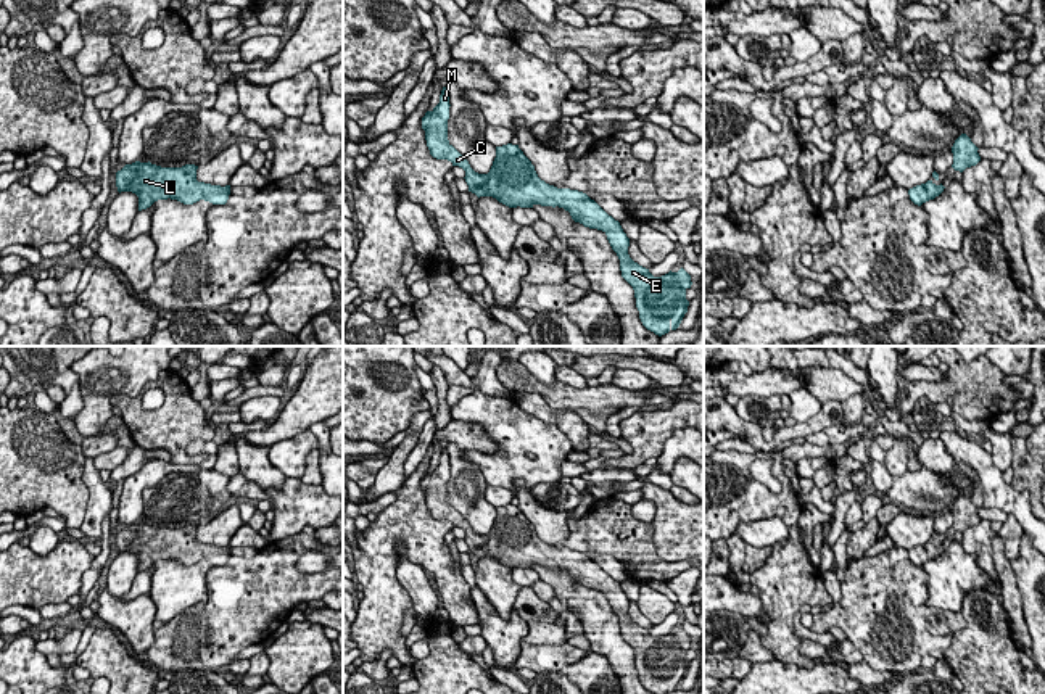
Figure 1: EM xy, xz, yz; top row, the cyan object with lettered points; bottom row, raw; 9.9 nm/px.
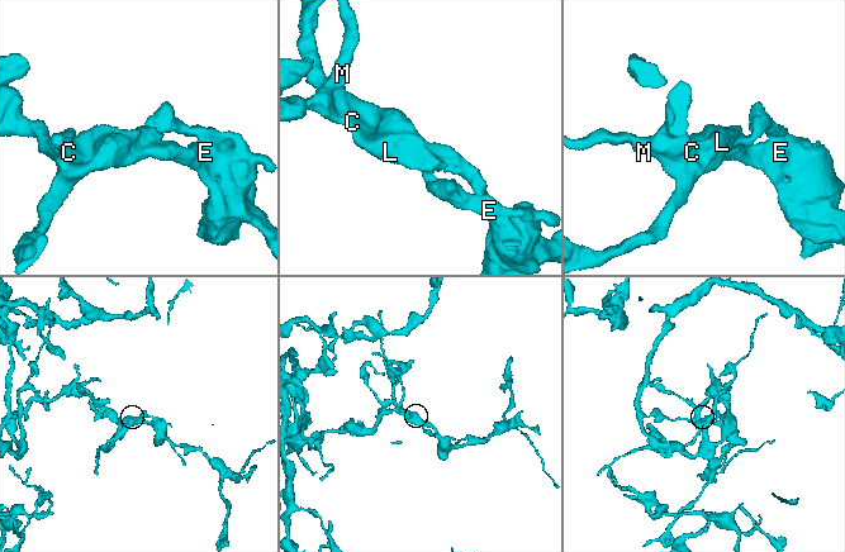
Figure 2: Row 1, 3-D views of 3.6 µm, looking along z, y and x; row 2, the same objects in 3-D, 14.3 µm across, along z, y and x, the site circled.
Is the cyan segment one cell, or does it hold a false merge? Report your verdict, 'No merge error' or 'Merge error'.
No merge error

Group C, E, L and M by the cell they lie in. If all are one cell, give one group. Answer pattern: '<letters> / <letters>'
C E L M

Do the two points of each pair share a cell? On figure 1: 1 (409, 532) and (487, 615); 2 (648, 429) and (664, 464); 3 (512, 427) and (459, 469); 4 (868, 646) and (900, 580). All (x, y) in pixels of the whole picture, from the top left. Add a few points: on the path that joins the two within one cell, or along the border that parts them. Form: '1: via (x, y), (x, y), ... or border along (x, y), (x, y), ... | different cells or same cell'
1: border along (469, 590), (472, 598) | different cells
2: border along (686, 427), (678, 427), (673, 432), (657, 458) | different cells
3: border along (461, 450), (461, 454), (479, 467), (487, 485) | different cells
4: via (868, 630), (868, 612), (884, 596) | same cell

